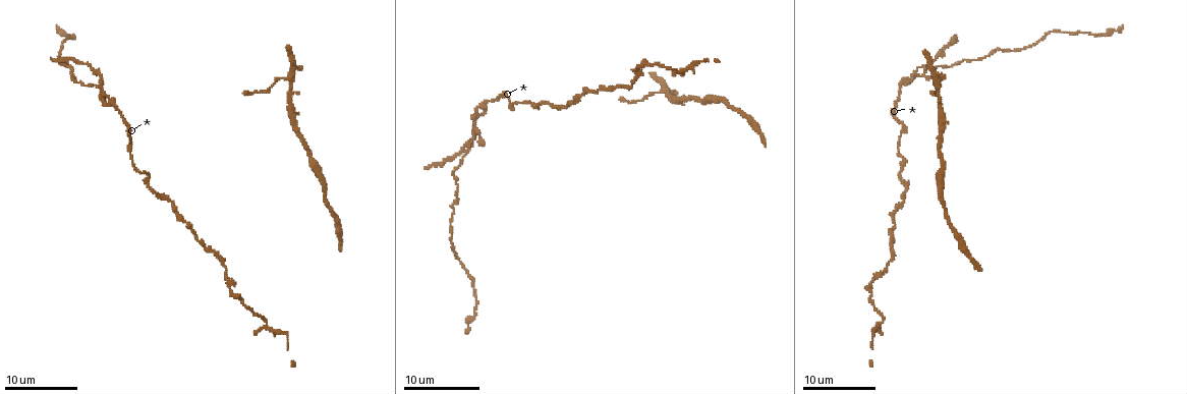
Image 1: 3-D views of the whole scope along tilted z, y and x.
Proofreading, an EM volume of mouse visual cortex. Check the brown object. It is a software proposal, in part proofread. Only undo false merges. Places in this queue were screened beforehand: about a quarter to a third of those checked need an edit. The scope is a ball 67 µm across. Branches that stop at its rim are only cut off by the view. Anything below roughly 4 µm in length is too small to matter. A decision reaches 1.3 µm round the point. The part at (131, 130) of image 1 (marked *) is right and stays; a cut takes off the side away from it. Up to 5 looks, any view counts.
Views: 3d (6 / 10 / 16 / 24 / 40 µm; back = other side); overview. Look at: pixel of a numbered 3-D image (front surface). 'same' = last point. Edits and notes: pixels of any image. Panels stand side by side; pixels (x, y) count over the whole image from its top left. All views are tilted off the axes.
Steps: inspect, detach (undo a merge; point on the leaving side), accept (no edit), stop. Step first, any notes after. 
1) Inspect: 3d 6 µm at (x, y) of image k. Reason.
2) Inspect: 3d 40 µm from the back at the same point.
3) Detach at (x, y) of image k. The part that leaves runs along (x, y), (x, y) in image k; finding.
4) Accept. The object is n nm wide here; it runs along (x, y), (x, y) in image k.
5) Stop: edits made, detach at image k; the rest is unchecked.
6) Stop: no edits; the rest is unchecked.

Inspect: 3d 10 µm at (474, 135) of image 1. Four arms meet.

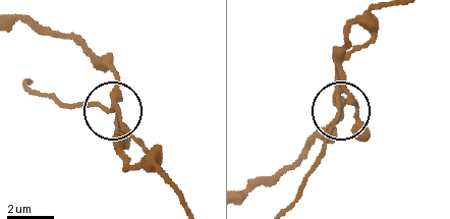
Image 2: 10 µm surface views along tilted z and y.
Accept. The side arm is 10 µm long; 4 arms meet here; one neuron here.

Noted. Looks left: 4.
Inspect: 3d 10 µm at (289, 83) of image 1.

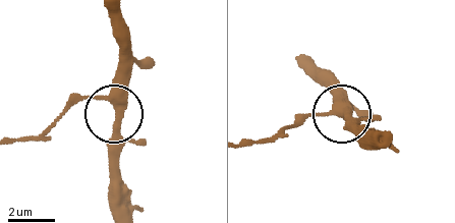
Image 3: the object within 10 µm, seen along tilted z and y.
Accept. The object is 360 nm wide here; continuous, no second neuron.

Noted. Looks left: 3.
Inspect: 3d 16 µm at (880, 324) of image 1. Three-way junction.

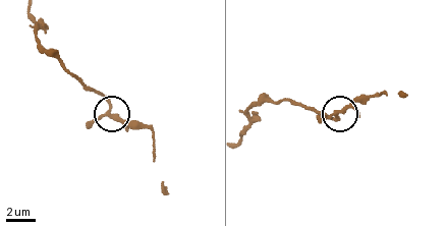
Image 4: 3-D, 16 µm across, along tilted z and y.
Accept. It runs along (33, 16), (41, 45), (95, 91), (116, 116), (140, 126) in image 4; continuous, no second neuron.

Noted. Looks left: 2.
Stop: no edits; the rest is unchecked.

